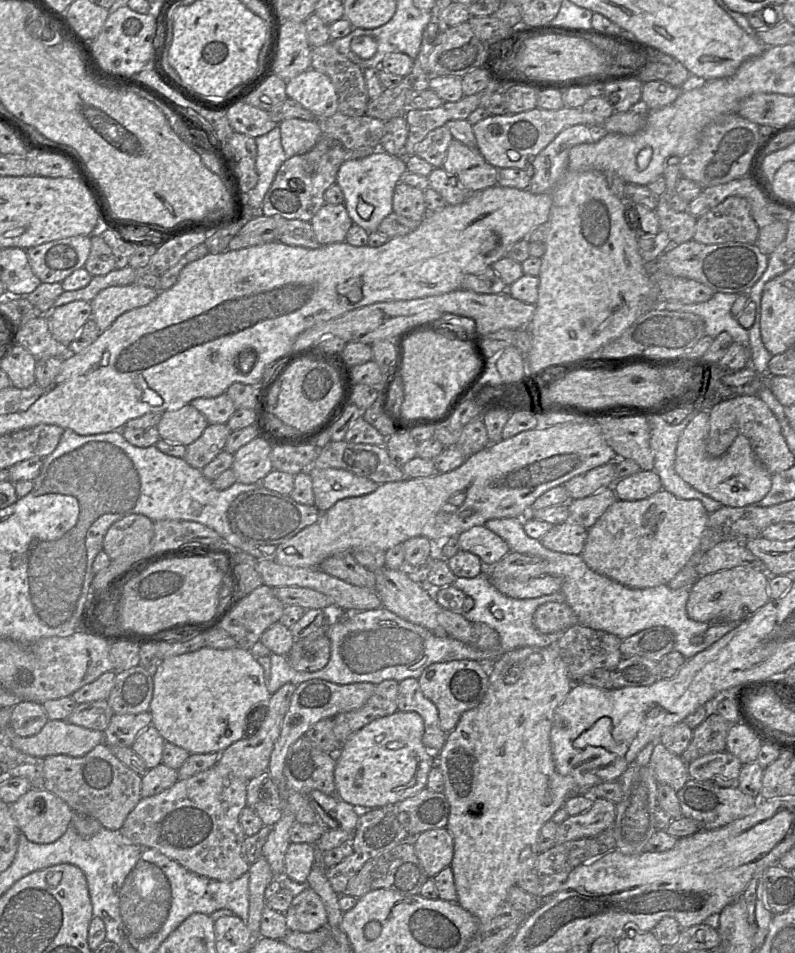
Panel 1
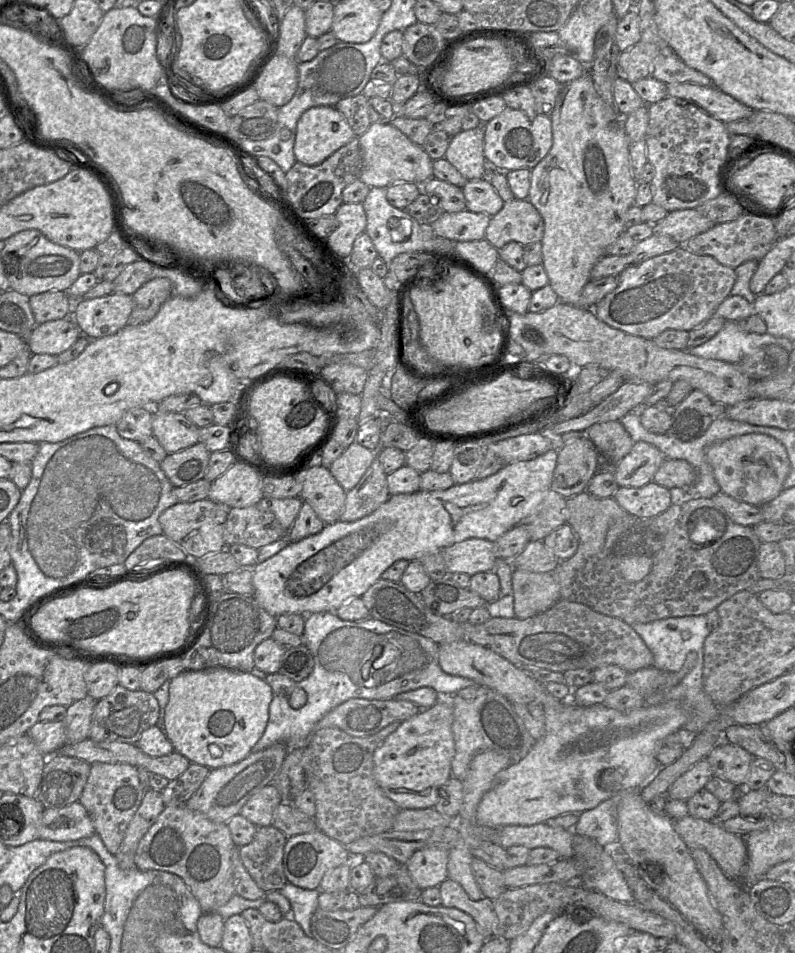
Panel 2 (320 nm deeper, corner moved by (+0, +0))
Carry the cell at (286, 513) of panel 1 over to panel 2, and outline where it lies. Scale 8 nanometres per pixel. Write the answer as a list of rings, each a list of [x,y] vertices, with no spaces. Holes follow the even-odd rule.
[[[257,505],[230,508],[224,524],[225,548],[243,544],[257,550],[285,537],[285,530],[271,511],[263,511]]]

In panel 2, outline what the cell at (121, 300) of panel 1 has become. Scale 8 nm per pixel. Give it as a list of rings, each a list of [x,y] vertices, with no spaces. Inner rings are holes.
[[[111,293],[83,301],[73,301],[74,322],[89,340],[113,335],[128,325],[132,295]]]

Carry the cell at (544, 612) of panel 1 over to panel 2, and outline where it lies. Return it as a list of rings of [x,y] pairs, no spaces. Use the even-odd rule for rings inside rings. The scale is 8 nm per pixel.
[[[560,598],[551,608],[526,619],[491,617],[482,624],[473,625],[468,621],[460,624],[466,638],[478,645],[489,648],[516,667],[545,669],[564,673],[573,669],[593,671],[604,665],[616,665],[628,673],[652,667],[654,657],[642,638],[630,625],[621,619],[594,611],[588,606]]]

